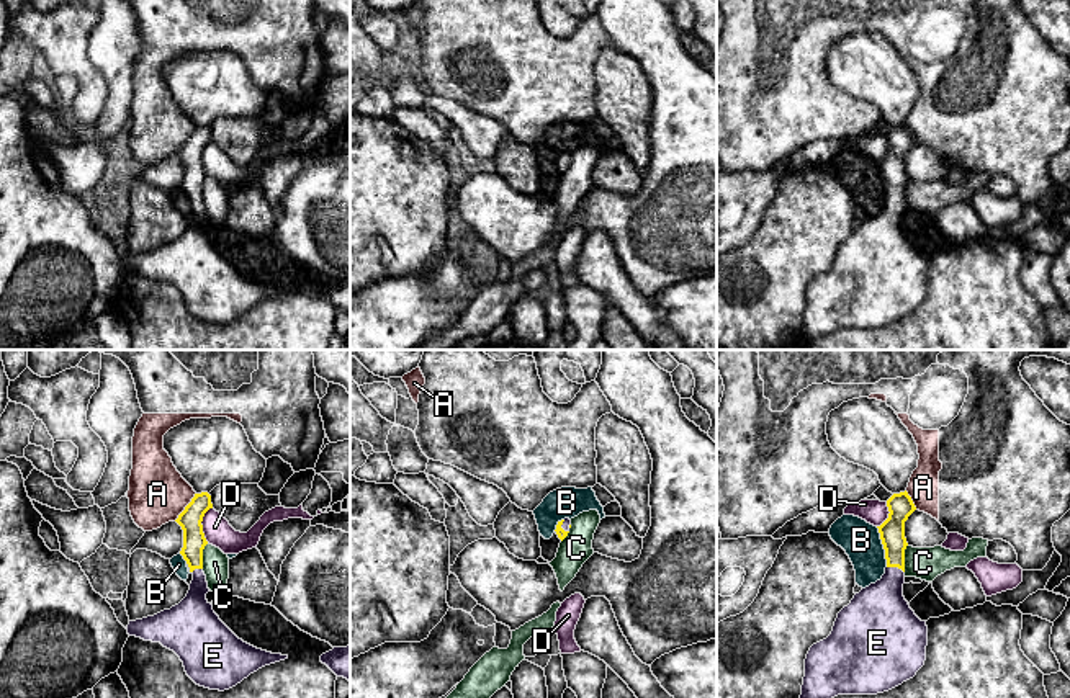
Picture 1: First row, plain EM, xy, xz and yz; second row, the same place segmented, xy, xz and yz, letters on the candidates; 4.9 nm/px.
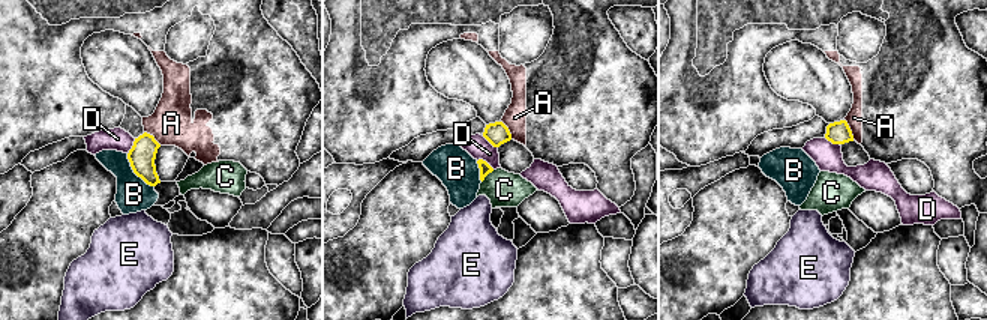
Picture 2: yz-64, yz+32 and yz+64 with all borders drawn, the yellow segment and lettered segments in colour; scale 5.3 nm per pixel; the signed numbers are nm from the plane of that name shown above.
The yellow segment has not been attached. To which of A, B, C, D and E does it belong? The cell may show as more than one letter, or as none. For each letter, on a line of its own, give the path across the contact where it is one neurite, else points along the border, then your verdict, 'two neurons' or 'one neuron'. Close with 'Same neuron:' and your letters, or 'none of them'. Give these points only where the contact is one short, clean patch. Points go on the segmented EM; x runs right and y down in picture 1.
A: border xy (195, 492), (174, 520); two neurons
B: border yz (876, 527), (887, 566); two neurons
C: border yz (907, 545), (903, 571); two neurons
D: border xy (211, 507), (202, 522), (206, 541); two neurons
E: way yz (892, 532), (895, 566), (892, 584), (879, 613); one neuron
Same neuron: E

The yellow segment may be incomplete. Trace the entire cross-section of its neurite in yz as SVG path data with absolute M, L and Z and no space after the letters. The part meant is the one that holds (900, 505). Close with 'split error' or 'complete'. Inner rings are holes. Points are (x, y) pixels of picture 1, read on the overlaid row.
M908 492L887 500L888 518L877 526L885 549L885 574L862 588L844 606L831 634L813 644L805 659L805 677L800 698L834 698L838 695L877 695L913 678L924 665L928 626L910 608L903 597L905 584L905 521L916 510Z | split error

